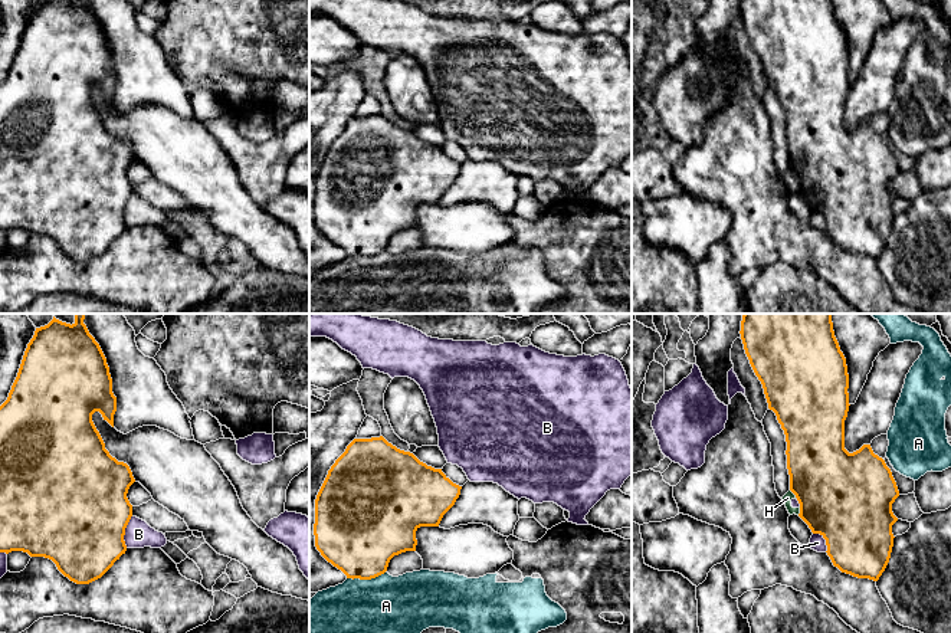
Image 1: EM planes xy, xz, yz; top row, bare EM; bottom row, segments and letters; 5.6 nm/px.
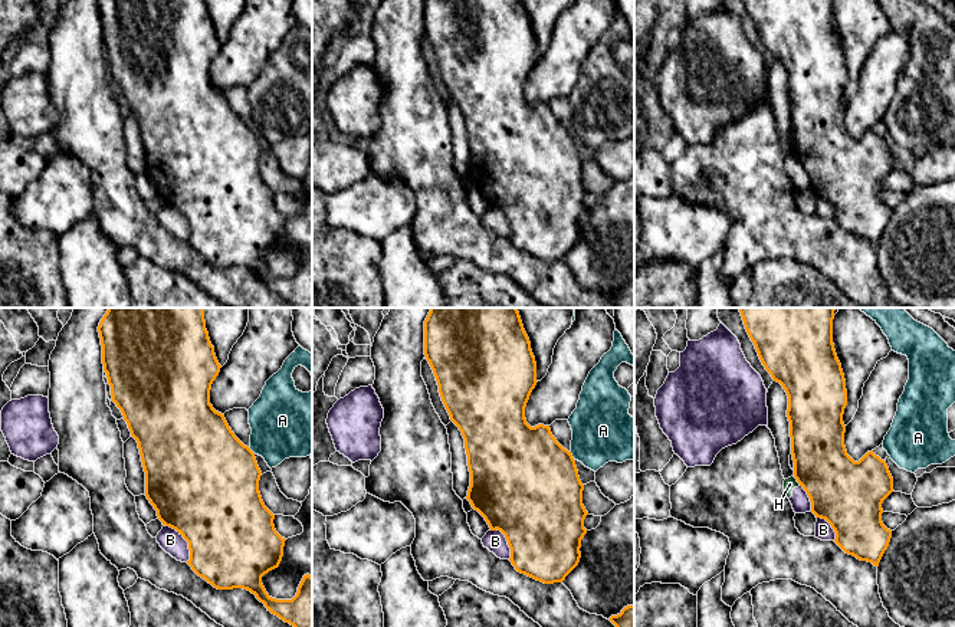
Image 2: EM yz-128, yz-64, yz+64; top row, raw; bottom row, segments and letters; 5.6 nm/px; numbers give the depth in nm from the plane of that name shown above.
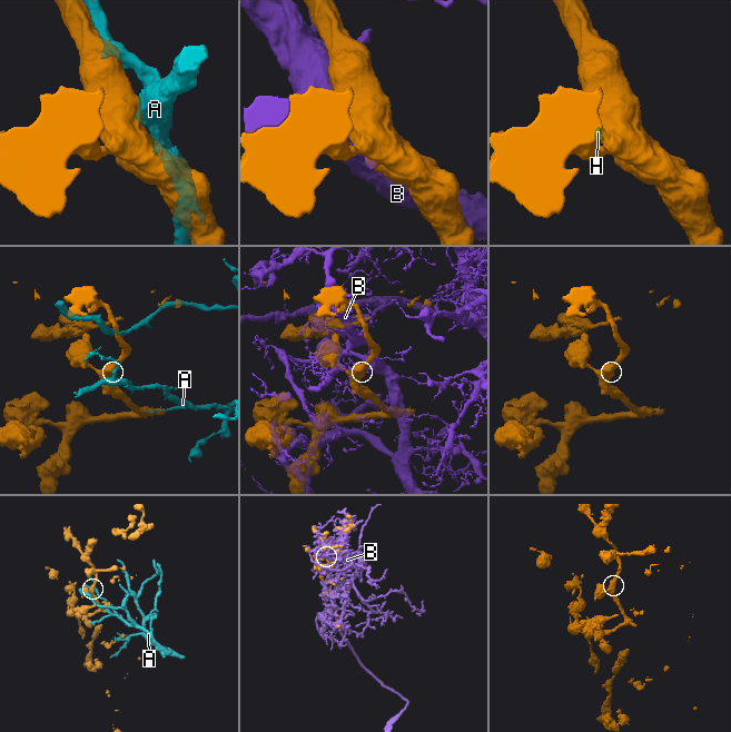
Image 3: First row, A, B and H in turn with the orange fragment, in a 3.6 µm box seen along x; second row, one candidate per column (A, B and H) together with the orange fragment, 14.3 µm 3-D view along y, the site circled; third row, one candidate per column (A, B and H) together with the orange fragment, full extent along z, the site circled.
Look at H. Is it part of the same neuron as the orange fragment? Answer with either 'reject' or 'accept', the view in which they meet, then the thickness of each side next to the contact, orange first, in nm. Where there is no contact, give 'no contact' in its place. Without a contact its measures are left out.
reject | yz | 460/50 nm

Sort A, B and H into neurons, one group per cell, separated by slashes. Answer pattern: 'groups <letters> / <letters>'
groups A / B H

